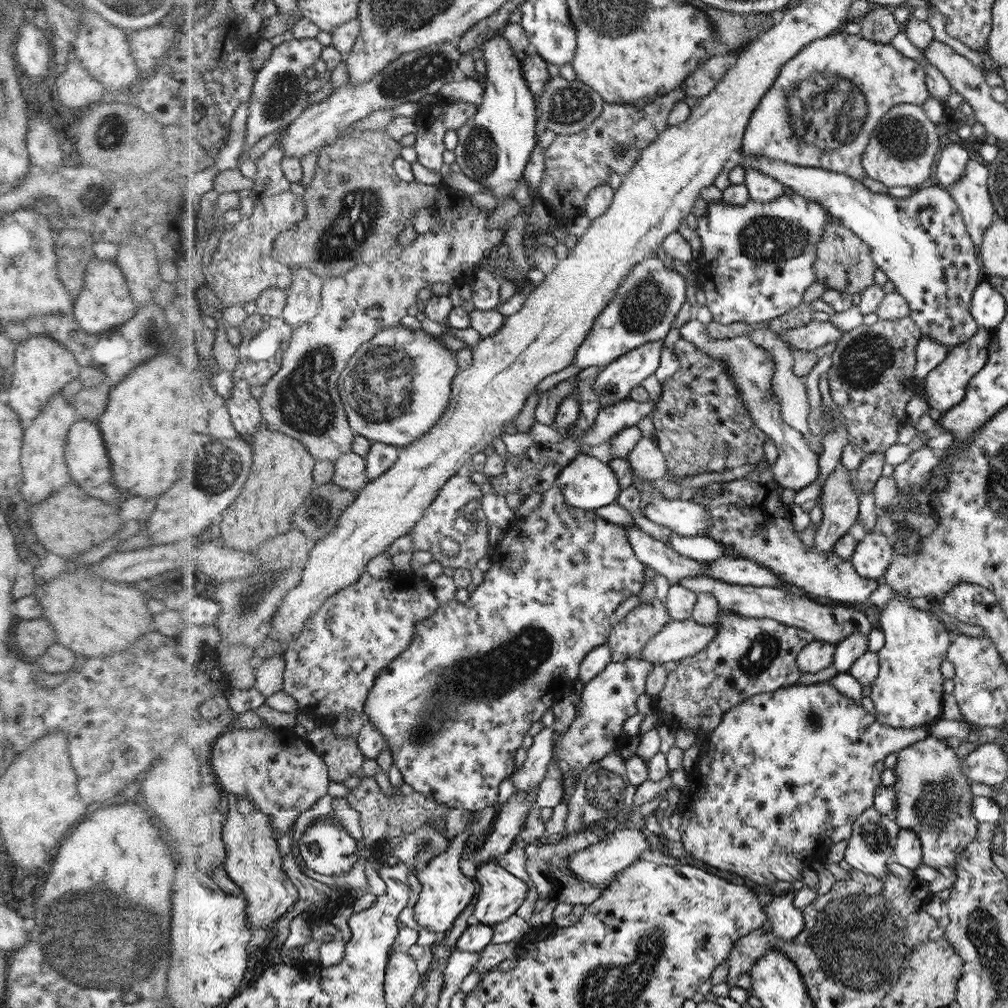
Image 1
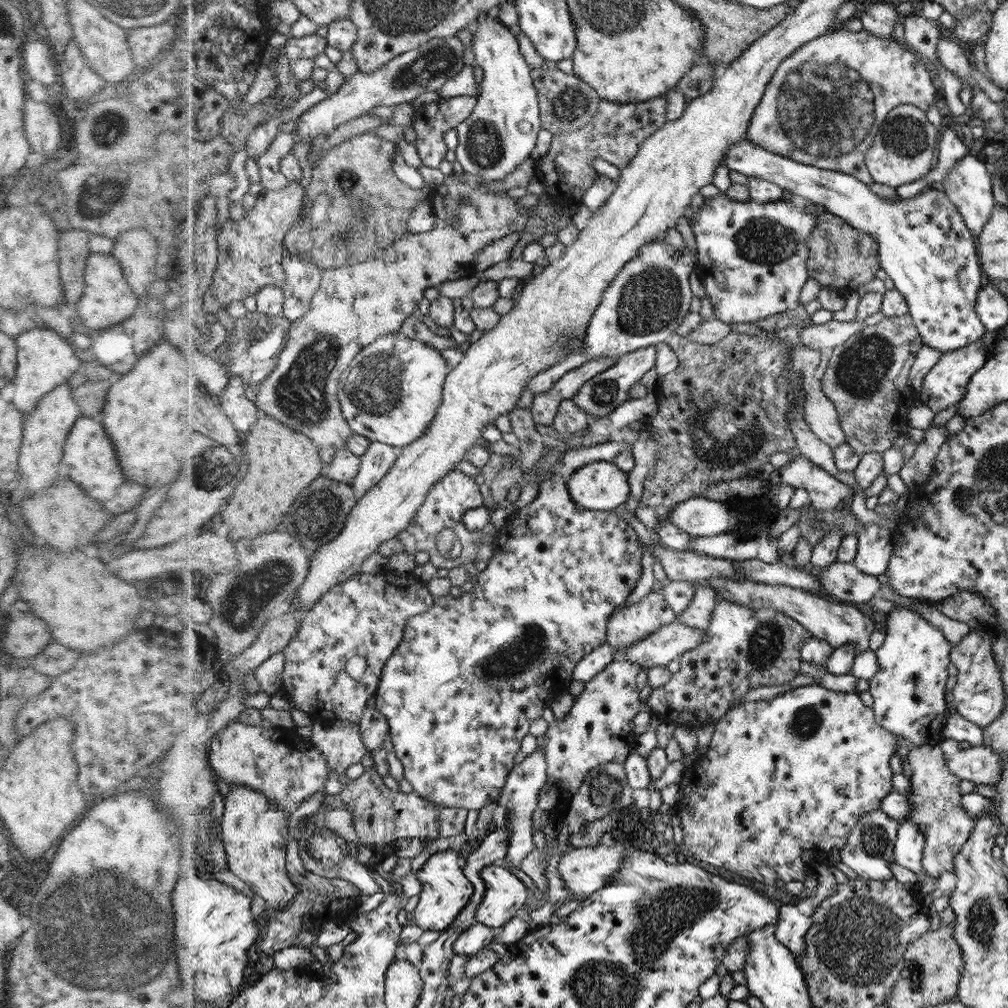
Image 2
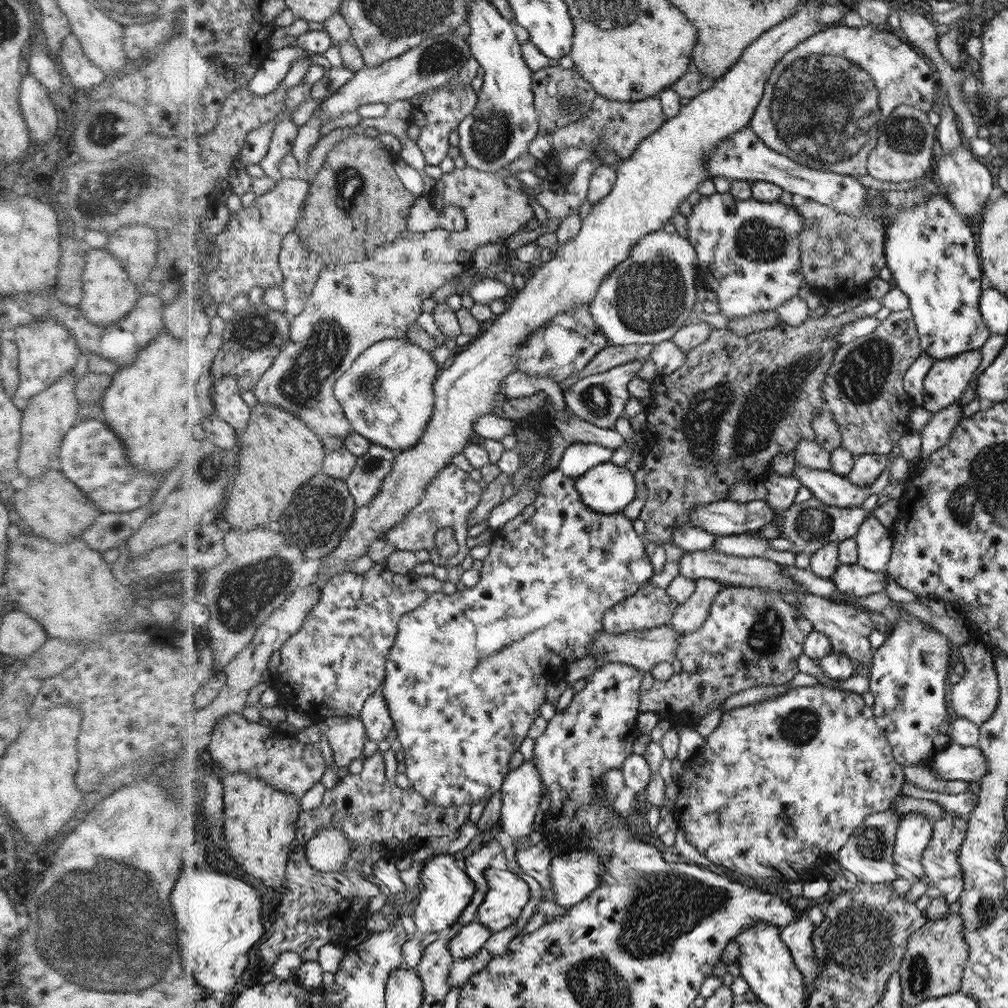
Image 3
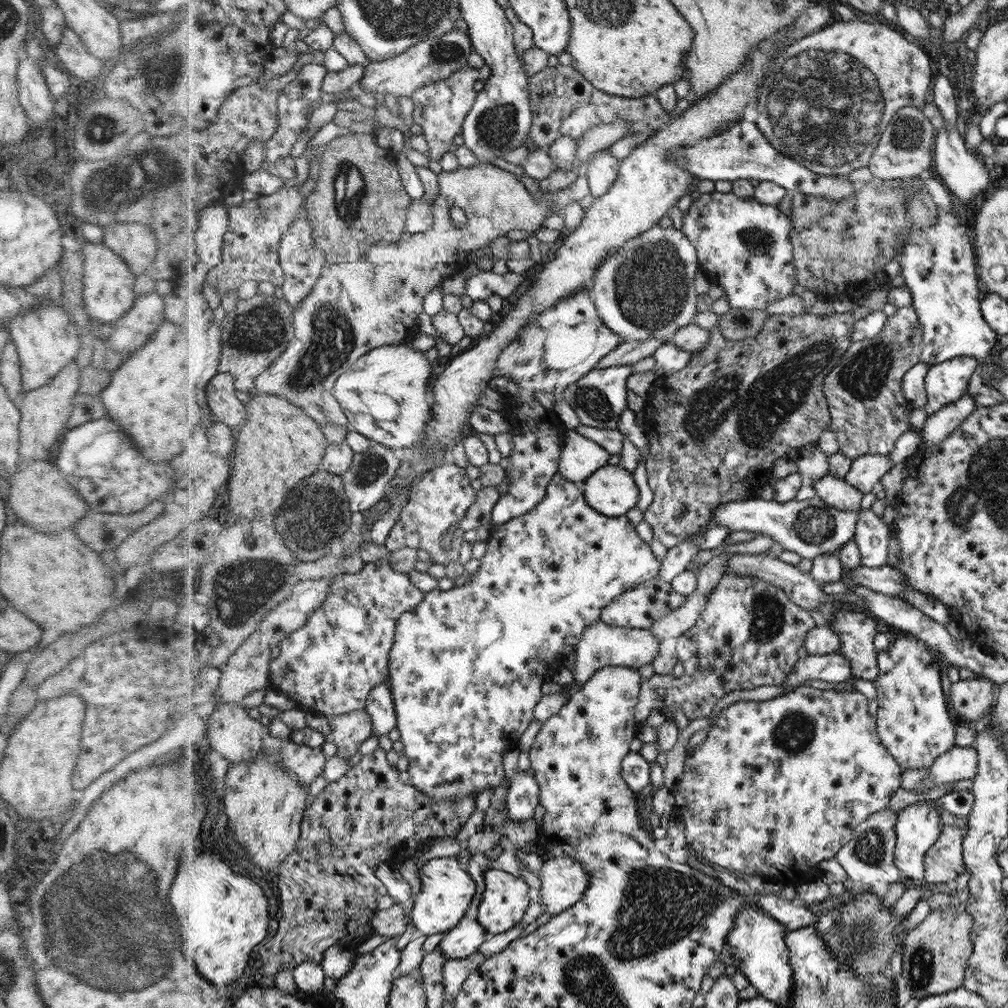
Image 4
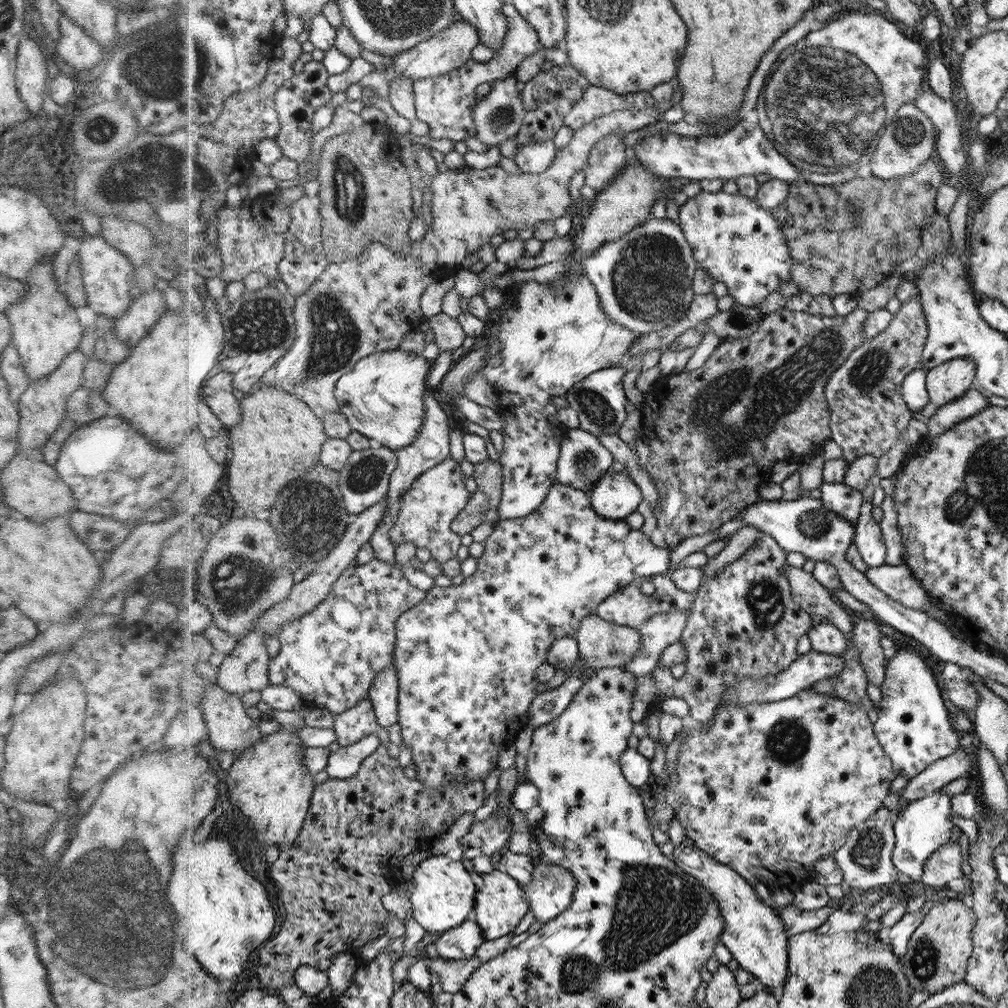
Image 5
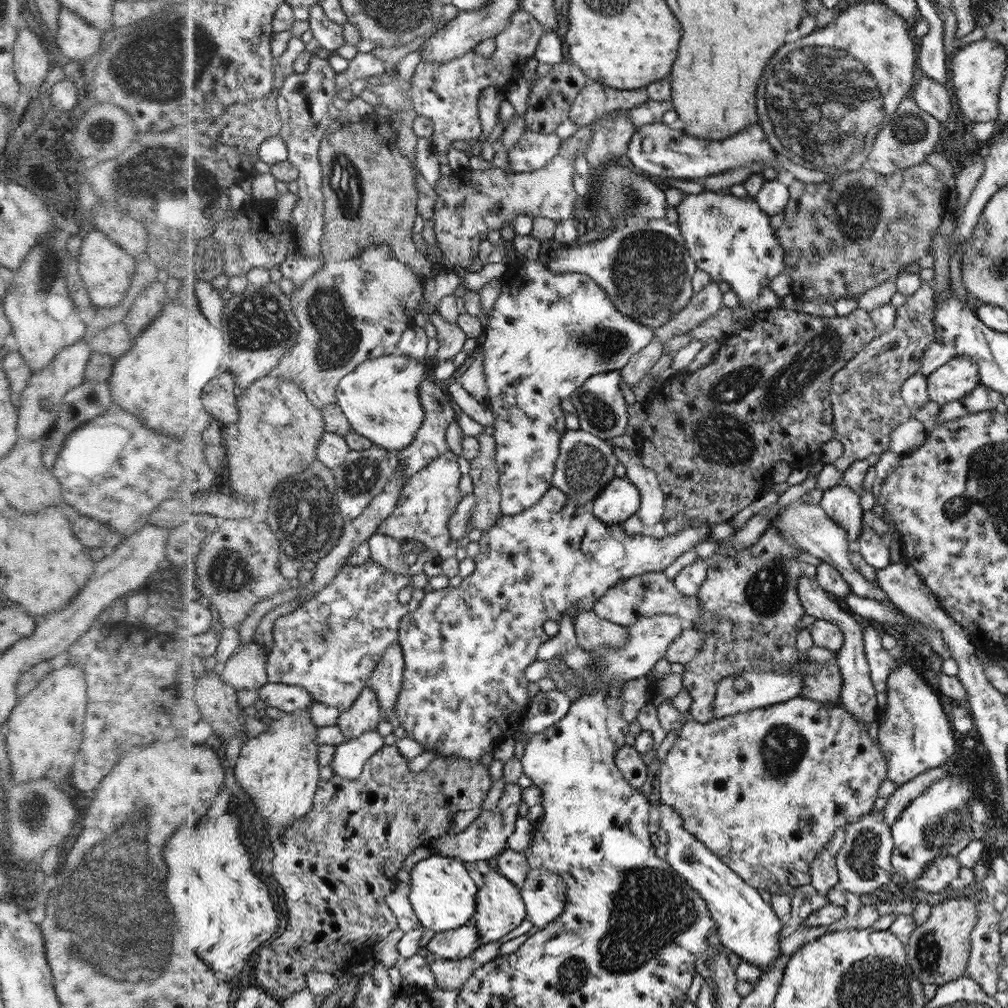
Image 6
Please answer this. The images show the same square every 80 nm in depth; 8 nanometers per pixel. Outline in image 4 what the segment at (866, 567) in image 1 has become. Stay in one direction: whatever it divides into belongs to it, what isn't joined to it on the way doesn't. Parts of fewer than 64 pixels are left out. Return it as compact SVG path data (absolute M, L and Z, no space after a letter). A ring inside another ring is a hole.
M860 509L859 519L853 536L857 544L861 564L870 568L886 566L888 558L889 528L871 509Z

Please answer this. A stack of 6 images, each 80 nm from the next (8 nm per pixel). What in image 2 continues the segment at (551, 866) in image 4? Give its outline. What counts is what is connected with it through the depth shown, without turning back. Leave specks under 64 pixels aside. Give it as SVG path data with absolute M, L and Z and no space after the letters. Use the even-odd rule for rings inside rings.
M628 840L614 841L610 846L597 845L592 848L576 847L570 849L559 860L557 872L559 877L564 881L565 889L574 893L576 900L583 901L592 893L604 888L611 880L612 875L618 871L623 863L624 857L628 850L634 850L632 844Z

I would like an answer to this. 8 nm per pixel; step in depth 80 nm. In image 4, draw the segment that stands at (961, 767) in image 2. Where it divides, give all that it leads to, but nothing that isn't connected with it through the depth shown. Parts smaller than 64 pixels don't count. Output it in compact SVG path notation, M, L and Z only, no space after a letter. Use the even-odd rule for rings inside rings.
M956 745L950 751L944 752L936 758L930 766L930 777L922 781L921 790L923 792L935 785L942 786L946 783L957 780L968 780L974 778L978 772L978 755L974 746L961 747Z

